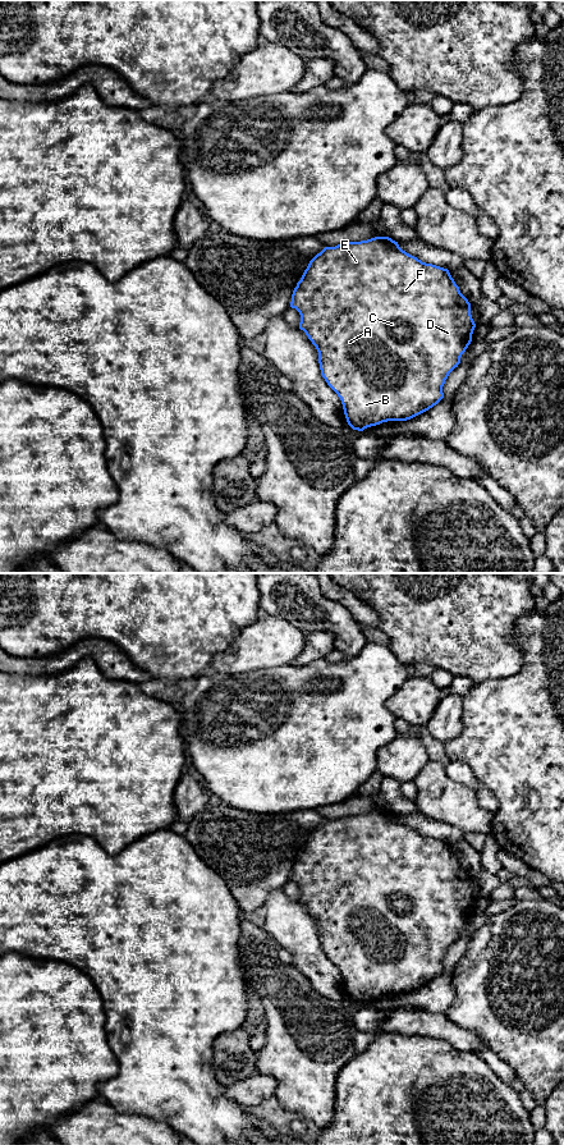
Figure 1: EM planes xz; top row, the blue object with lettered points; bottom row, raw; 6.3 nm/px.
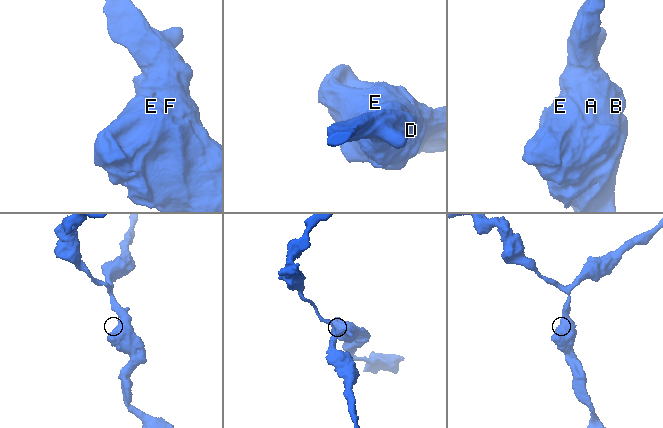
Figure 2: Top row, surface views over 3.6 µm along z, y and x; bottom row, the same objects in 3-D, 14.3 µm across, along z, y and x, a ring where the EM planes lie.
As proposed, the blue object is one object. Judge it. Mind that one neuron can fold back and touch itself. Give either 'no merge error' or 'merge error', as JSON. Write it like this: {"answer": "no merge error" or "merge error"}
{"answer": "no merge error"}

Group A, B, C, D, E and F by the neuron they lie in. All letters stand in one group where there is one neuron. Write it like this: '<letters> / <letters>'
A B C D E F

